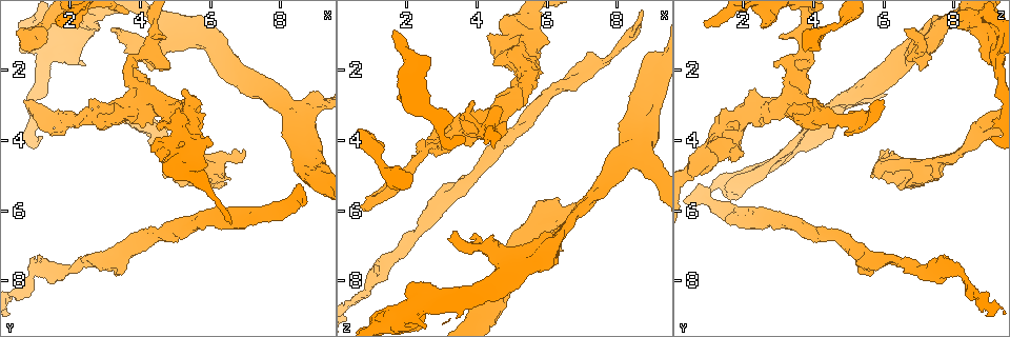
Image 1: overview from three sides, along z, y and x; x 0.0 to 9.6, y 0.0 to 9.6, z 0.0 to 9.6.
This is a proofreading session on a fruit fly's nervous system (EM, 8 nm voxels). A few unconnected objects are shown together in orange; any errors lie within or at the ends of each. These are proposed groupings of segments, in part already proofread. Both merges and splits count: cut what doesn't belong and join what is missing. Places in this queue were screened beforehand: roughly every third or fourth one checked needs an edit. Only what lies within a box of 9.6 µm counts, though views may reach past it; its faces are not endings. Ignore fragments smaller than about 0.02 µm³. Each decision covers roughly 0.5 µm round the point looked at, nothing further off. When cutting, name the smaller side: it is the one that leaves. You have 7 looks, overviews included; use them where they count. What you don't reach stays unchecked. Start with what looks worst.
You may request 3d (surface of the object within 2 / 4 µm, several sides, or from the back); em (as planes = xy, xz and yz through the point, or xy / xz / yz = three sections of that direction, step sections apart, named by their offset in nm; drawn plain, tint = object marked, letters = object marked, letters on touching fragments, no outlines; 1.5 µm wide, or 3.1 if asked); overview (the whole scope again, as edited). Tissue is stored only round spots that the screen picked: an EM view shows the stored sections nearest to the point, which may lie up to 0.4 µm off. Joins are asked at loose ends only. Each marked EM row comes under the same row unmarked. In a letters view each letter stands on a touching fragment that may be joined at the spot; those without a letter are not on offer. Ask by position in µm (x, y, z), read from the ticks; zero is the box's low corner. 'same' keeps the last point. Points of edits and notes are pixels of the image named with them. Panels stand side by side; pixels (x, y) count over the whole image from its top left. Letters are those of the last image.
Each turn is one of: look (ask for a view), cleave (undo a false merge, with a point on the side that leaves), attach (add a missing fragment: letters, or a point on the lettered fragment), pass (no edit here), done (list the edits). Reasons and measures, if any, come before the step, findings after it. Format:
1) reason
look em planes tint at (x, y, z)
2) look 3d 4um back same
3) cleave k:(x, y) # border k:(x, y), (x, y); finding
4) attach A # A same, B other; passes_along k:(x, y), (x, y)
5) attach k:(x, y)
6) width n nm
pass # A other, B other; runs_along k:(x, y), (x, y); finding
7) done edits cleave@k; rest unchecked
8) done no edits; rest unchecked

branch stops here
look 3d 4um at (1.45, 3.90, 4.90)

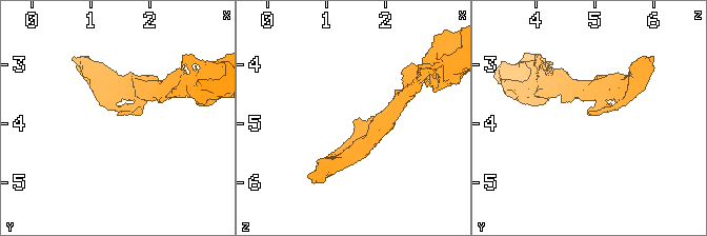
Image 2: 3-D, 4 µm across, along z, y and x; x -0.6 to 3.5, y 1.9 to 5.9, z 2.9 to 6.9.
look em planes letters at (1.45, 3.85, 4.95)

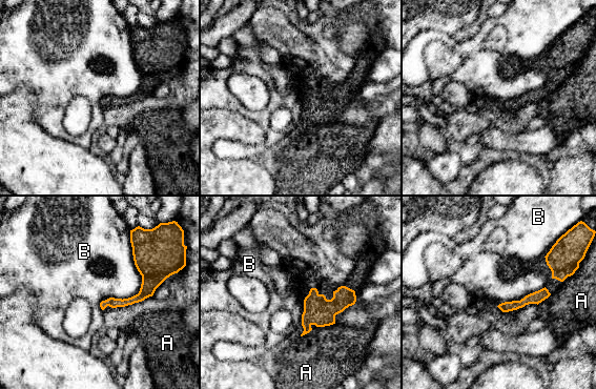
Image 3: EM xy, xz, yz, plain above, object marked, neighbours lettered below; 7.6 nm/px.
pass # A other, B other; border 3:(132, 248), (140, 290), (102, 310); no lettered fragment goes on from it

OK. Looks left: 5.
look 3d 4um at (1.55, 0.60, 0.85)

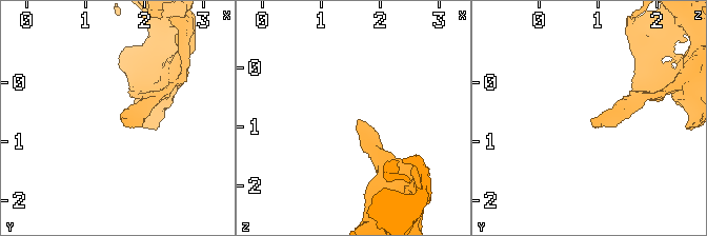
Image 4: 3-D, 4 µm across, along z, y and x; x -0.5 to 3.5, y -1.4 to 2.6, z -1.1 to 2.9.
look em planes tint at (1.65, 0.60, 0.90)

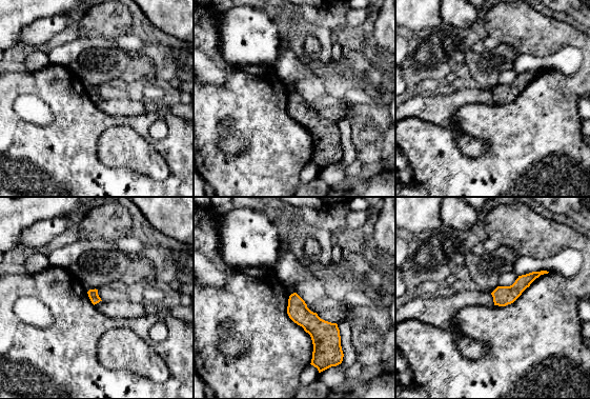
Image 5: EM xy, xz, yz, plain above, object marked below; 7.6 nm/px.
what lies round it
look em planes letters same

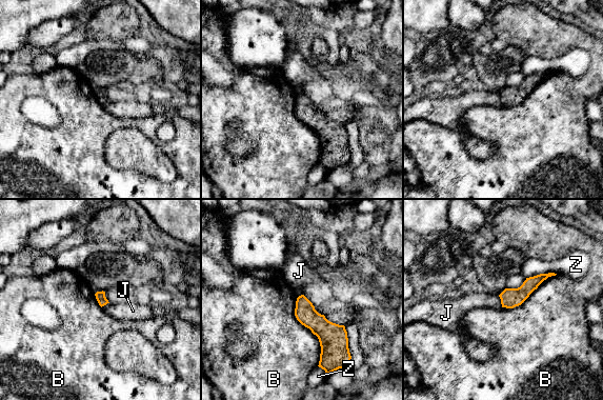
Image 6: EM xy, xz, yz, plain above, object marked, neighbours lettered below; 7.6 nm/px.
pass # B other, J other, Z other; border 6:(297, 297), (318, 365); no lettered fragment goes on from it

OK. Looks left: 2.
an open end
look em planes letters at (3.30, 0.80, 6.60)

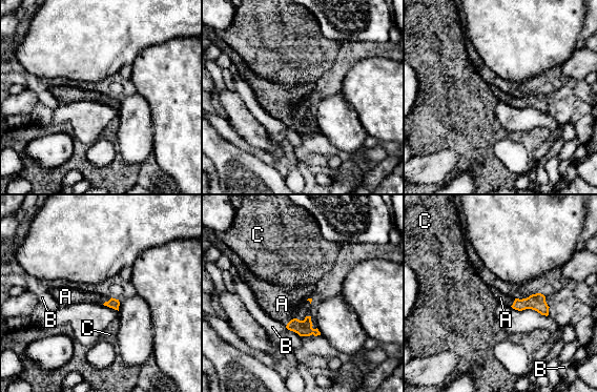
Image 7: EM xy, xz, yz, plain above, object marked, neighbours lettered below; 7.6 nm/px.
attach A # A same, B other, C other; passes_along 7:(304, 328), (289, 322), (282, 304); the cell continues

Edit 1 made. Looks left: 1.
done edits attach@7; rest unchecked

